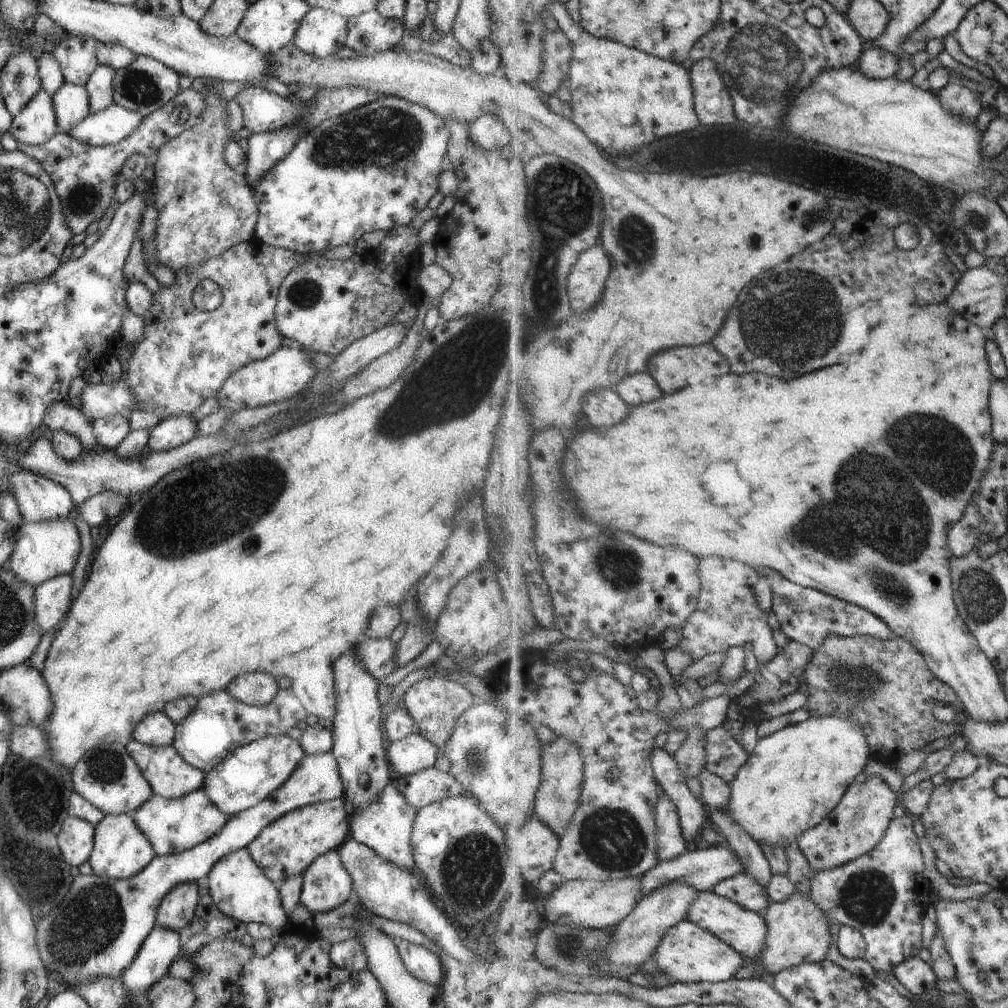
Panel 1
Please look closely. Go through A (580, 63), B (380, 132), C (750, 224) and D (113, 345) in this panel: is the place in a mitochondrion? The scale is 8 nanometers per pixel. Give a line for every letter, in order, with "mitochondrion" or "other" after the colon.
A: other
B: mitochondrion
C: other
D: other

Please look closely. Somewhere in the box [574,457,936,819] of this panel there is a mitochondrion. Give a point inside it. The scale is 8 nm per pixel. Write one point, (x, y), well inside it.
(851, 677)

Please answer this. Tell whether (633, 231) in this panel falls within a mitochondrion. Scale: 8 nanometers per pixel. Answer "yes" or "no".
yes

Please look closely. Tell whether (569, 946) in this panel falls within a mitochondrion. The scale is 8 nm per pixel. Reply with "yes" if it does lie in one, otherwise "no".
yes

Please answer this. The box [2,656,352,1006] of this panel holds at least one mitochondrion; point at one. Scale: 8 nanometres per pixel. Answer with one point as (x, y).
(95, 919)

